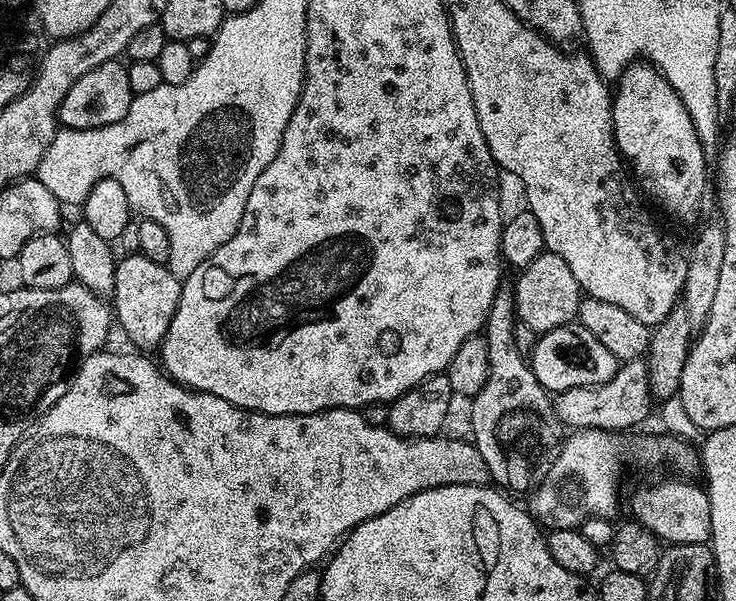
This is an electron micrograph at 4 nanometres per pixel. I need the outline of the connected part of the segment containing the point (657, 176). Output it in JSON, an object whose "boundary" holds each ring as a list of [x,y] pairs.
{"boundary":[[[647,62],[629,64],[620,76],[612,97],[612,129],[616,135],[616,149],[630,165],[635,179],[642,188],[644,183],[643,191],[645,193],[648,191],[674,219],[694,219],[700,212],[700,203],[704,200],[704,187],[708,184],[709,157],[698,138],[698,130],[694,130],[694,122],[682,98],[678,98],[674,86],[670,86],[670,82],[652,64]]]}

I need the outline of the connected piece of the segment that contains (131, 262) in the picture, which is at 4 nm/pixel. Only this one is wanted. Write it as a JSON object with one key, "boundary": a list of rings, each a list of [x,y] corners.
{"boundary":[[[139,254],[128,256],[117,263],[114,320],[118,328],[137,344],[137,349],[155,349],[164,341],[166,330],[170,330],[170,322],[178,310],[181,287],[182,282],[174,278],[167,264],[150,262],[150,258]]]}

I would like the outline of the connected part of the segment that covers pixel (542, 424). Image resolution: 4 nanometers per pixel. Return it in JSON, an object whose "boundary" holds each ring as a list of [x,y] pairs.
{"boundary":[[[501,286],[494,294],[490,314],[482,329],[490,354],[490,374],[486,374],[486,386],[470,400],[470,440],[476,445],[478,454],[482,454],[489,477],[497,480],[495,483],[501,489],[528,494],[548,476],[550,466],[560,453],[560,445],[566,439],[566,429],[560,423],[553,397],[538,382],[531,363],[526,362],[525,353],[520,352],[518,342],[514,342],[517,323],[513,289]]]}

